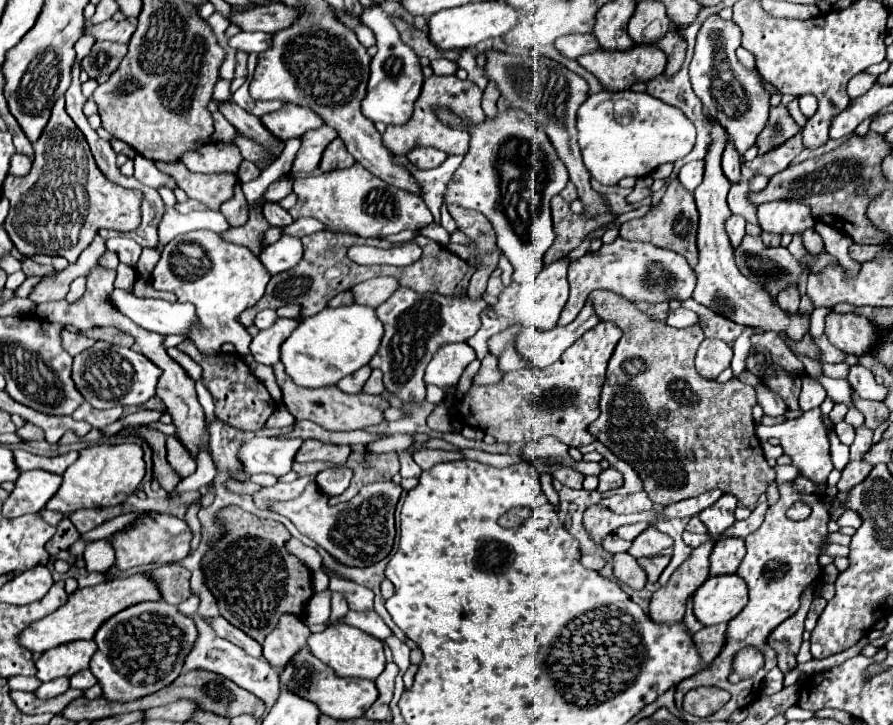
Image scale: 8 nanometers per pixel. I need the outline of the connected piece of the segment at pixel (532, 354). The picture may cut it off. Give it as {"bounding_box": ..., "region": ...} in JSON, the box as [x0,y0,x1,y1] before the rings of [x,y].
{"bounding_box":[516,303,600,369],"region":[[[586,303],[578,317],[564,327],[554,327],[550,331],[530,327],[522,329],[516,339],[516,349],[520,351],[520,355],[524,355],[530,367],[544,369],[552,365],[588,329],[596,327],[596,323],[600,323],[600,317],[596,315],[592,303]]]}

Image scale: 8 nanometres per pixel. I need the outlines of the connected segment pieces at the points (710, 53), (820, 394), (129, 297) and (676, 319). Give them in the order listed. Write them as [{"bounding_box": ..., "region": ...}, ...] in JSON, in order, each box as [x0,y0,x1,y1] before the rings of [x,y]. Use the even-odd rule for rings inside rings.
[{"bounding_box":[690,15,770,155],"region":[[[718,15],[708,17],[696,39],[690,63],[690,81],[696,97],[704,105],[704,111],[724,127],[728,137],[736,143],[738,153],[744,155],[744,151],[754,145],[756,135],[764,129],[768,121],[770,91],[766,91],[762,77],[756,73],[756,69],[746,69],[736,59],[738,47],[740,29],[736,29],[732,21],[724,21]]]},{"bounding_box":[800,373,826,411],"region":[[[802,373],[802,375],[804,377],[802,377],[802,391],[800,391],[800,409],[808,411],[812,407],[820,407],[820,403],[826,397],[824,387],[816,379],[808,377],[808,373]]]},{"bounding_box":[108,289,196,335],"region":[[[114,289],[108,301],[122,315],[132,319],[136,325],[164,333],[164,335],[188,335],[192,321],[196,321],[194,309],[188,303],[168,303],[164,299],[142,299],[124,289]]]},{"bounding_box":[666,307,698,327],"region":[[[678,307],[678,309],[670,309],[668,311],[668,317],[666,317],[666,325],[670,327],[690,327],[690,325],[696,325],[698,323],[698,317],[694,311],[688,311],[684,307]]]}]

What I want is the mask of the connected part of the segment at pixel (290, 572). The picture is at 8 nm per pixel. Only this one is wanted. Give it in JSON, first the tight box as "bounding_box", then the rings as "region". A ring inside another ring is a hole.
{"bounding_box":[200,507,314,635],"region":[[[238,507],[220,509],[218,521],[224,525],[224,535],[220,539],[212,541],[212,547],[206,551],[200,565],[202,565],[204,577],[206,577],[206,587],[212,591],[212,595],[218,601],[220,615],[226,619],[228,617],[246,617],[248,621],[252,621],[250,617],[254,617],[254,621],[258,621],[258,633],[264,633],[264,635],[268,635],[276,627],[276,623],[282,615],[290,613],[290,615],[302,619],[306,615],[306,605],[308,605],[310,597],[314,595],[312,571],[308,567],[304,567],[304,563],[286,549],[286,543],[292,539],[288,529],[278,521],[260,519]]]}

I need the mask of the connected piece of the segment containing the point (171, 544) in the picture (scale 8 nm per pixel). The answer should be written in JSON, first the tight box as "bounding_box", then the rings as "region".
{"bounding_box":[110,511,192,571],"region":[[[144,511],[132,523],[128,523],[122,531],[116,531],[110,537],[110,545],[116,553],[114,565],[120,571],[128,571],[140,565],[166,565],[166,563],[174,563],[174,559],[180,561],[190,551],[190,539],[192,539],[190,527],[182,519],[170,513]]]}

